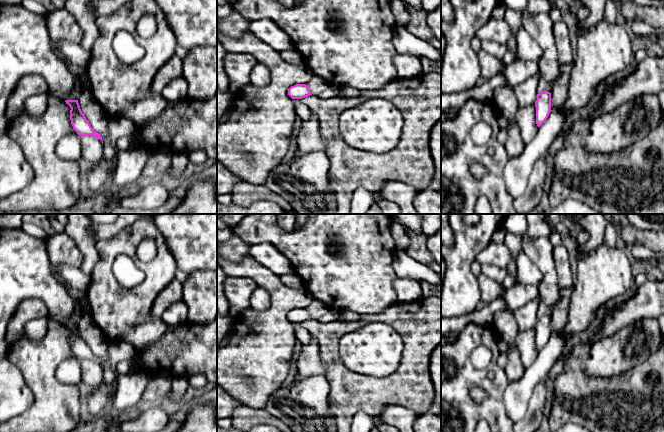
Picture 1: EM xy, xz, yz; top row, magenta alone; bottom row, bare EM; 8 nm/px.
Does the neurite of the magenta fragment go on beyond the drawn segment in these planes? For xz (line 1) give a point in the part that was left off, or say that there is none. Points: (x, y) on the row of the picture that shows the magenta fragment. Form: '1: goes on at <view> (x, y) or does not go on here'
1: does not go on here

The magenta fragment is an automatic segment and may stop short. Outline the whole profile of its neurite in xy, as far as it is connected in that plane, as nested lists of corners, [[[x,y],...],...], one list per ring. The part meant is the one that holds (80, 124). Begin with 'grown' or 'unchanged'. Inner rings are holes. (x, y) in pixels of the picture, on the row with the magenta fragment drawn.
unchanged | [[[66,100],[65,102],[71,108],[70,120],[73,129],[77,132],[77,134],[80,136],[85,135],[95,136],[102,141],[101,135],[94,131],[90,123],[86,119],[85,115],[82,113],[78,100]]]

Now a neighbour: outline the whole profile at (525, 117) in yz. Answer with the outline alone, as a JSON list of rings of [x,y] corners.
[[[535,104],[527,107],[519,107],[516,111],[516,124],[520,130],[521,140],[528,144],[536,136],[539,127],[536,124]]]

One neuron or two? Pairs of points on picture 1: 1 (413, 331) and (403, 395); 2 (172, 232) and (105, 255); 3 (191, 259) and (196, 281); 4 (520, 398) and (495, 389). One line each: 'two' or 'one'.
1: one
2: two
3: two
4: two

